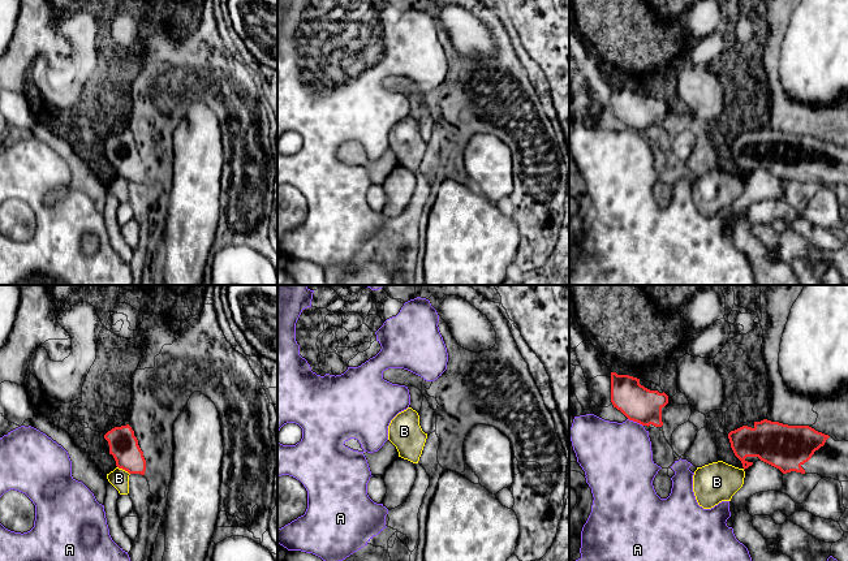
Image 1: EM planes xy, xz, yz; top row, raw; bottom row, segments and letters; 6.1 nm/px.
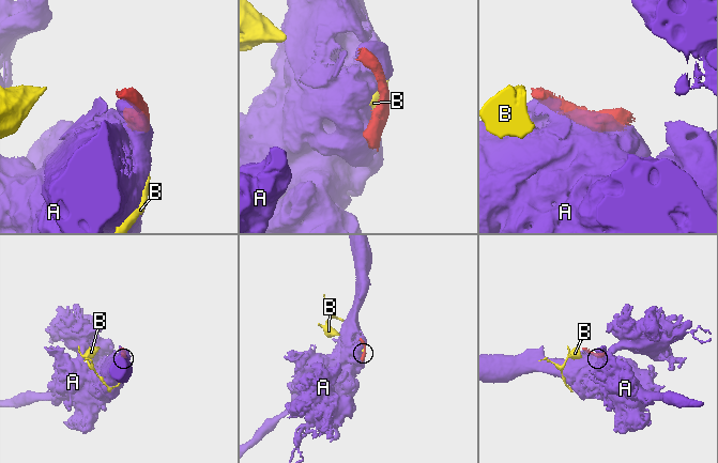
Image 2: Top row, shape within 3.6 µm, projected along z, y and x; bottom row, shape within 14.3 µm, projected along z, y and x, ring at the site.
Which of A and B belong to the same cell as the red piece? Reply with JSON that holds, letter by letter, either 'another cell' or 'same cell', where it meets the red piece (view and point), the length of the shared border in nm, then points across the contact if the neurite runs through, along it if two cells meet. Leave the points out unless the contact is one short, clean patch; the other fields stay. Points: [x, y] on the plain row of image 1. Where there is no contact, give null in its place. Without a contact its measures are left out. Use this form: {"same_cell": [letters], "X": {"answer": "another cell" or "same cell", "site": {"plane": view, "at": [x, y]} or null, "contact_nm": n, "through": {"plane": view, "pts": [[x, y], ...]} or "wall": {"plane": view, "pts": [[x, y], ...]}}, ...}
{"same_cell": ["B"], "A": {"answer": "another cell", "site": {"plane": "yz", "at": [636, 129]}, "contact_nm": 110}, "B": {"answer": "same cell", "site": {"plane": "xy", "at": [124, 177]}, "contact_nm": 90, "through": {"plane": "xy", "pts": [[124, 155], [124, 177], [119, 186]]}}}

